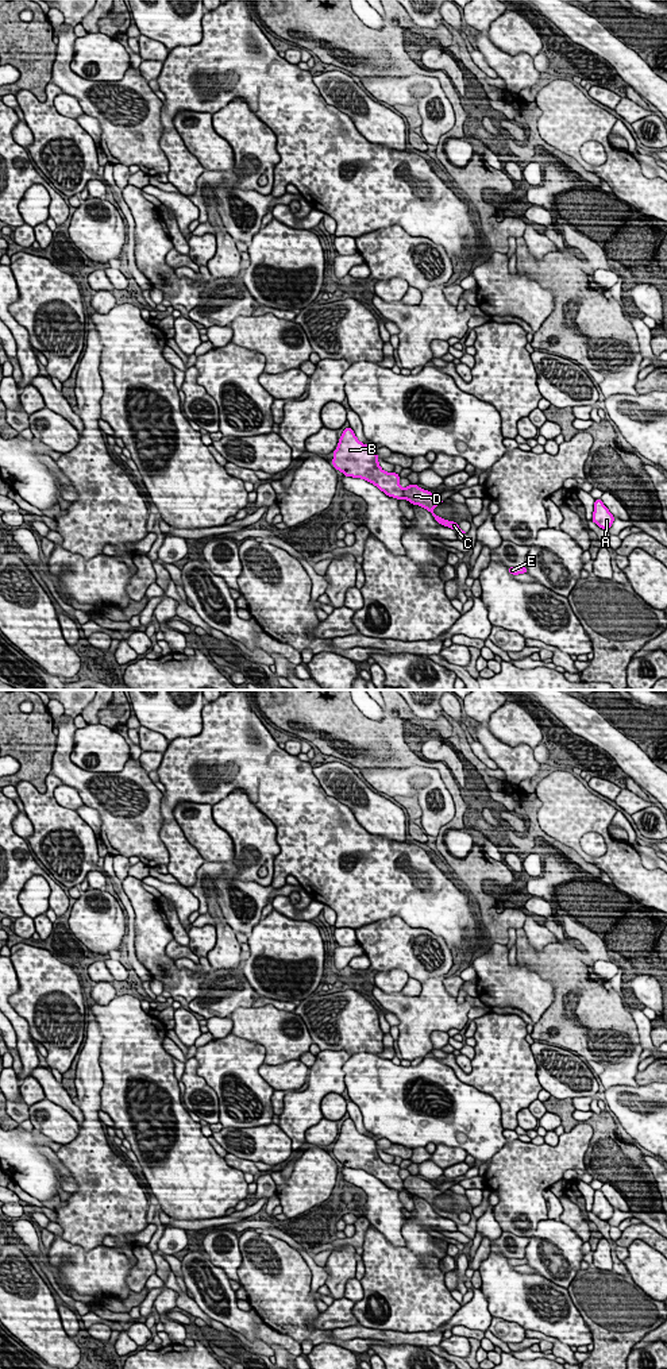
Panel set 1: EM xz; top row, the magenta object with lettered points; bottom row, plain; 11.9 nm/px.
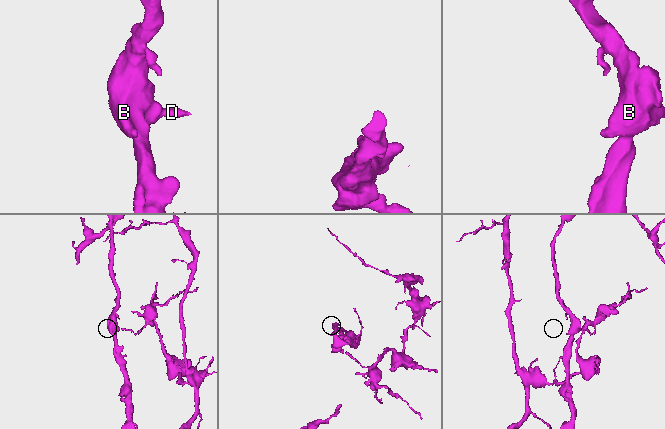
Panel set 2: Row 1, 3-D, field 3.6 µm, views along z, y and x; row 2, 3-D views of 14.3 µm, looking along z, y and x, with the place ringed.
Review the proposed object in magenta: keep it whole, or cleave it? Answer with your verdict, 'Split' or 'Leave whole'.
Split

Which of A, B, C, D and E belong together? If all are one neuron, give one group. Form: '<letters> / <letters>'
A C D E / B

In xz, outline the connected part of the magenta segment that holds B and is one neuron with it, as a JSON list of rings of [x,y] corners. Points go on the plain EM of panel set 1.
[[[346,1119],[334,1142],[332,1156],[346,1168],[362,1169],[377,1177],[386,1187],[402,1191],[404,1180],[400,1177],[400,1166],[386,1164],[378,1154],[377,1142],[361,1134],[352,1119]]]

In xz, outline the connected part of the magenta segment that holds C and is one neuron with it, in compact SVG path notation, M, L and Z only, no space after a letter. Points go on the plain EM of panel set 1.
M409 1176L408 1179L404 1180L404 1189L408 1191L412 1196L423 1198L424 1200L431 1203L433 1210L439 1215L452 1219L454 1222L460 1222L462 1225L466 1225L459 1219L459 1215L440 1210L437 1206L433 1204L433 1199L440 1196L443 1192L435 1189L432 1187L432 1183L427 1183L419 1179L417 1176Z

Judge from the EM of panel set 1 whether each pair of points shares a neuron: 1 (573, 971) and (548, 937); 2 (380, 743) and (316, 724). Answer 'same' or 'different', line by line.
1: different
2: same

